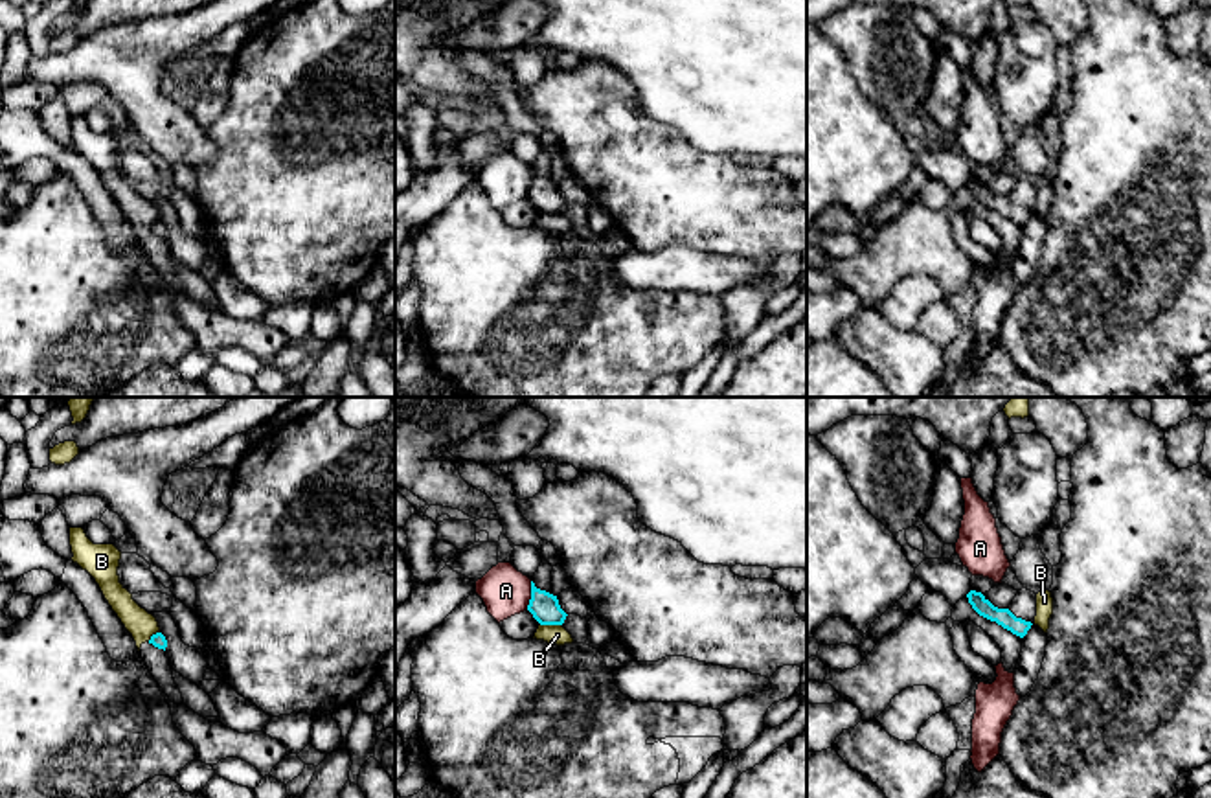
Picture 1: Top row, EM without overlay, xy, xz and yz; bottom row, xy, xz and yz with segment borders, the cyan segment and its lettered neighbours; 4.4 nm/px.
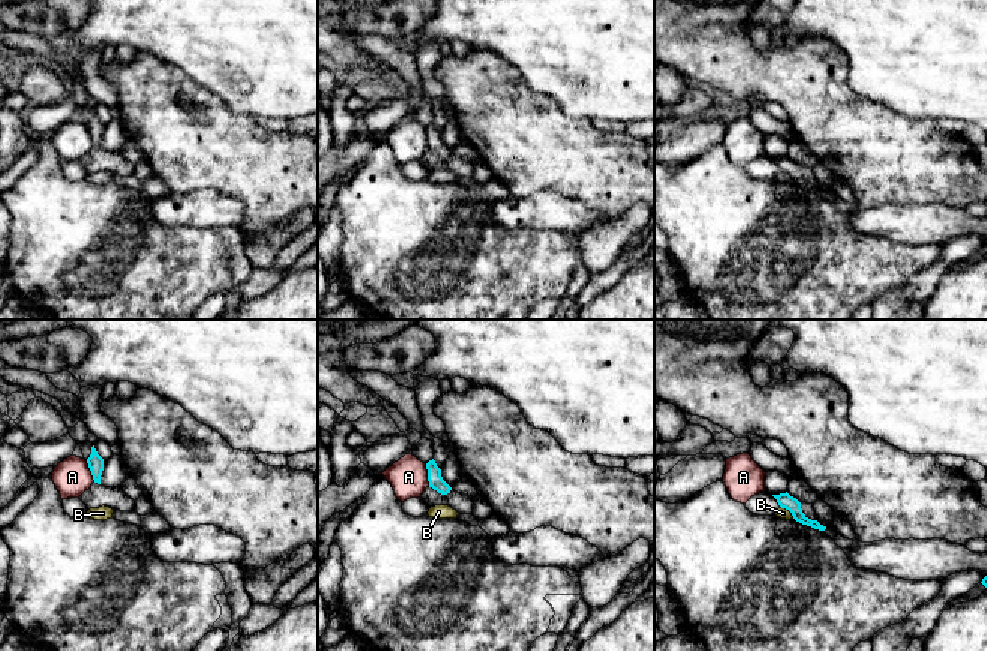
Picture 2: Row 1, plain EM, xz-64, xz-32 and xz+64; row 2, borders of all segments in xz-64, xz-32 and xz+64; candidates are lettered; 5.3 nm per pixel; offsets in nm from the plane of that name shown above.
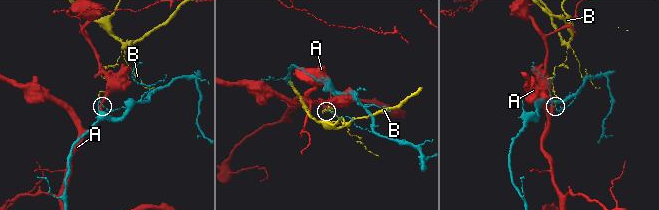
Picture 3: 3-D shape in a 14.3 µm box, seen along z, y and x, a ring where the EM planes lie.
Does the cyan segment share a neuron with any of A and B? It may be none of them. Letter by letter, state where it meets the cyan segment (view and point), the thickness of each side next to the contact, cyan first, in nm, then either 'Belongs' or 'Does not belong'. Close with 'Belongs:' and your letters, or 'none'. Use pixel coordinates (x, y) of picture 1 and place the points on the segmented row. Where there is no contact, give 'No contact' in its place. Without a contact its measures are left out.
A: Touches cyan at xz (531, 596). Thickness 130 nm (cyan) against 200 nm. Does not belong
B: Touches cyan at xz (552, 624). Thickness 130 nm (cyan) against 80 nm. Does not belong
Belongs: none

